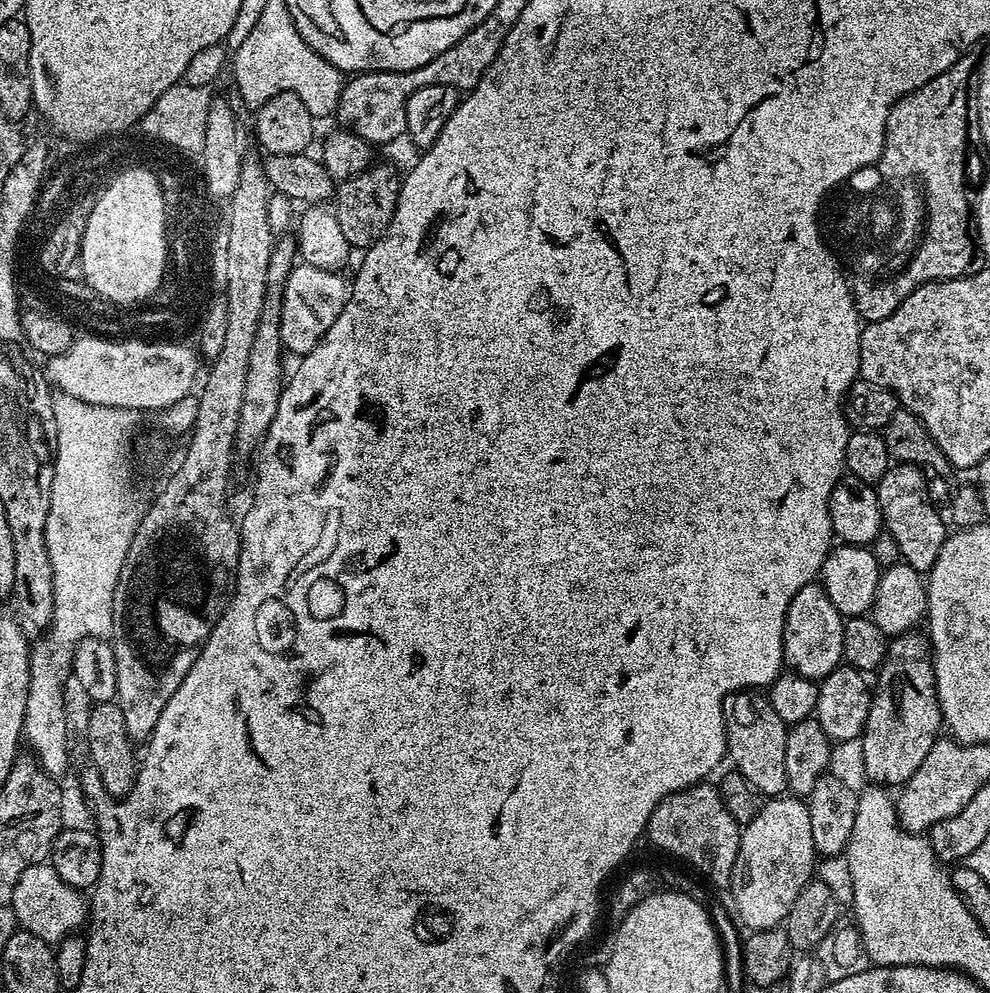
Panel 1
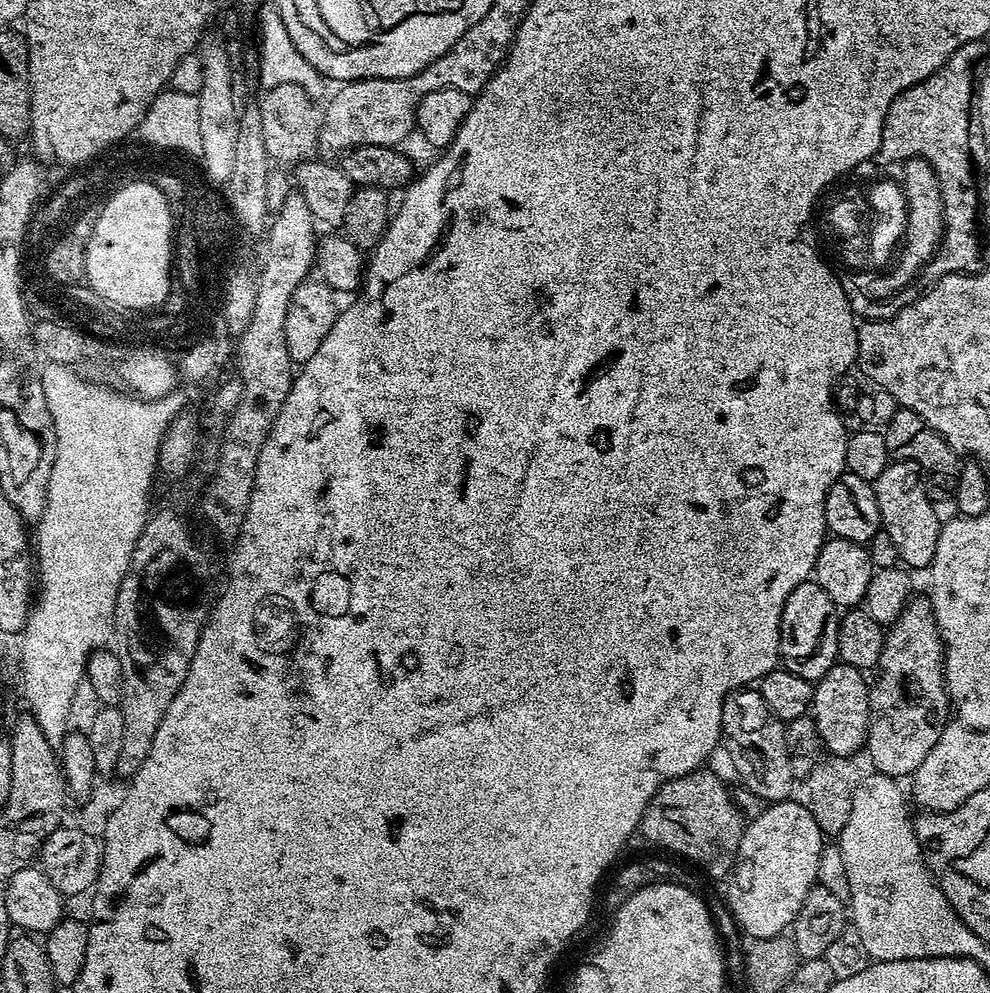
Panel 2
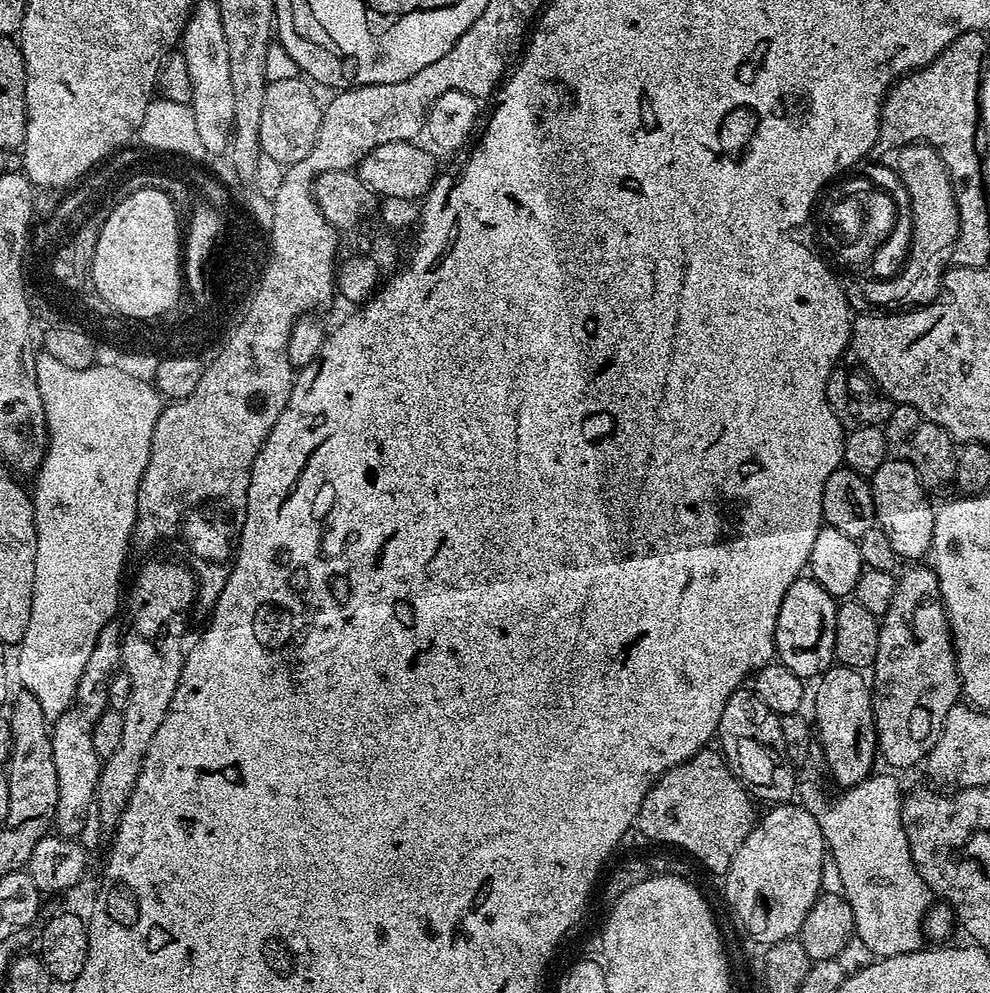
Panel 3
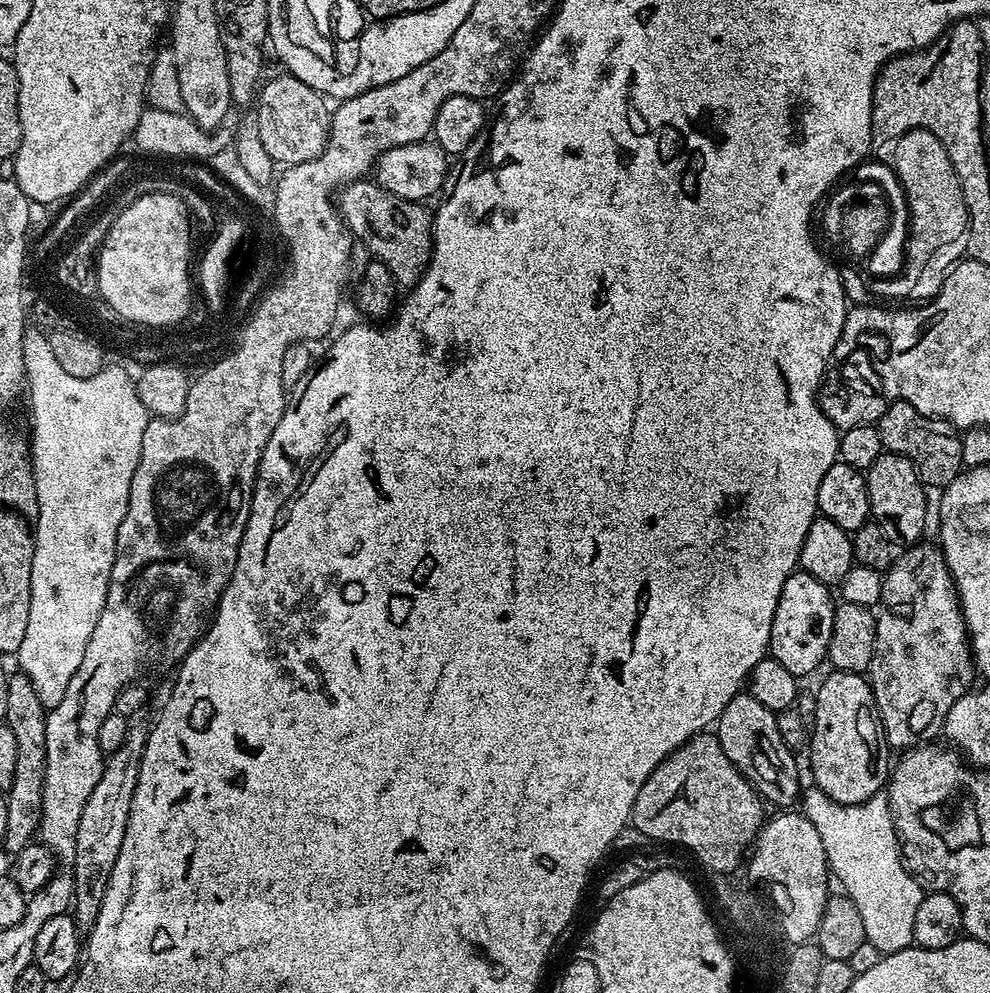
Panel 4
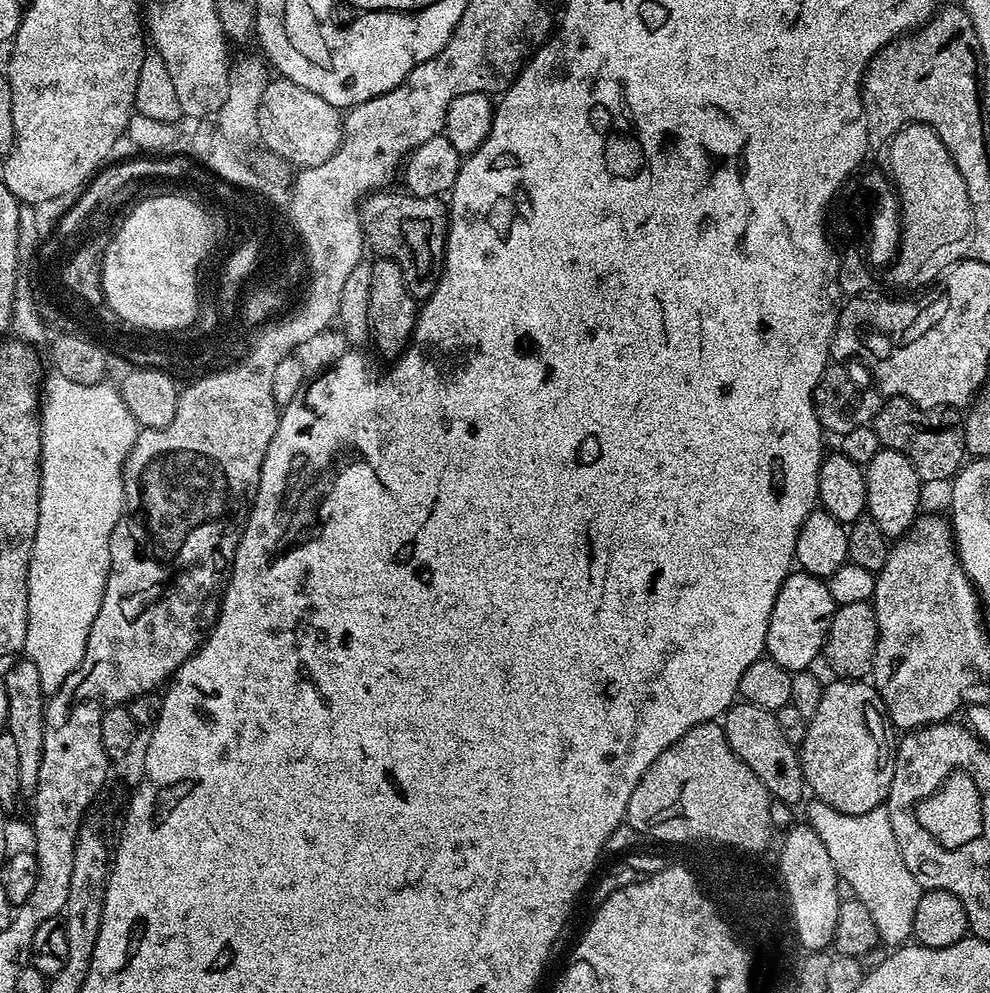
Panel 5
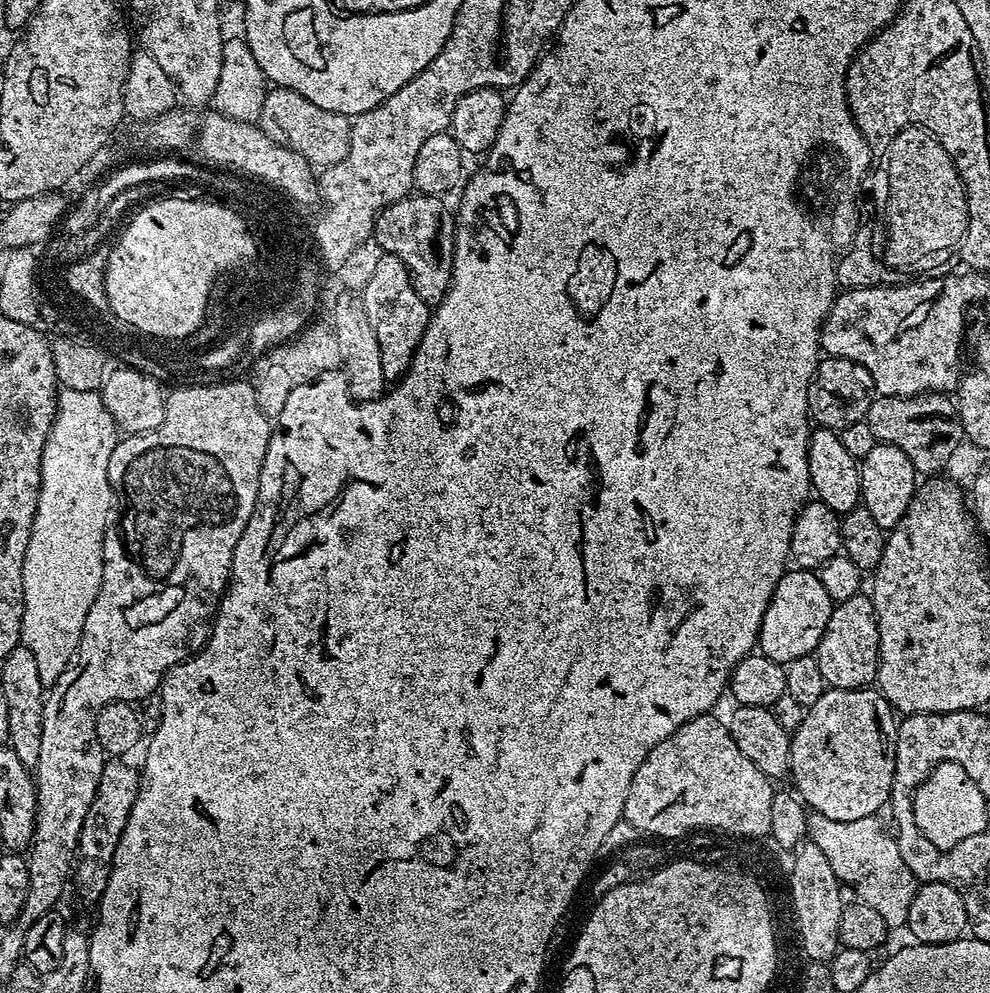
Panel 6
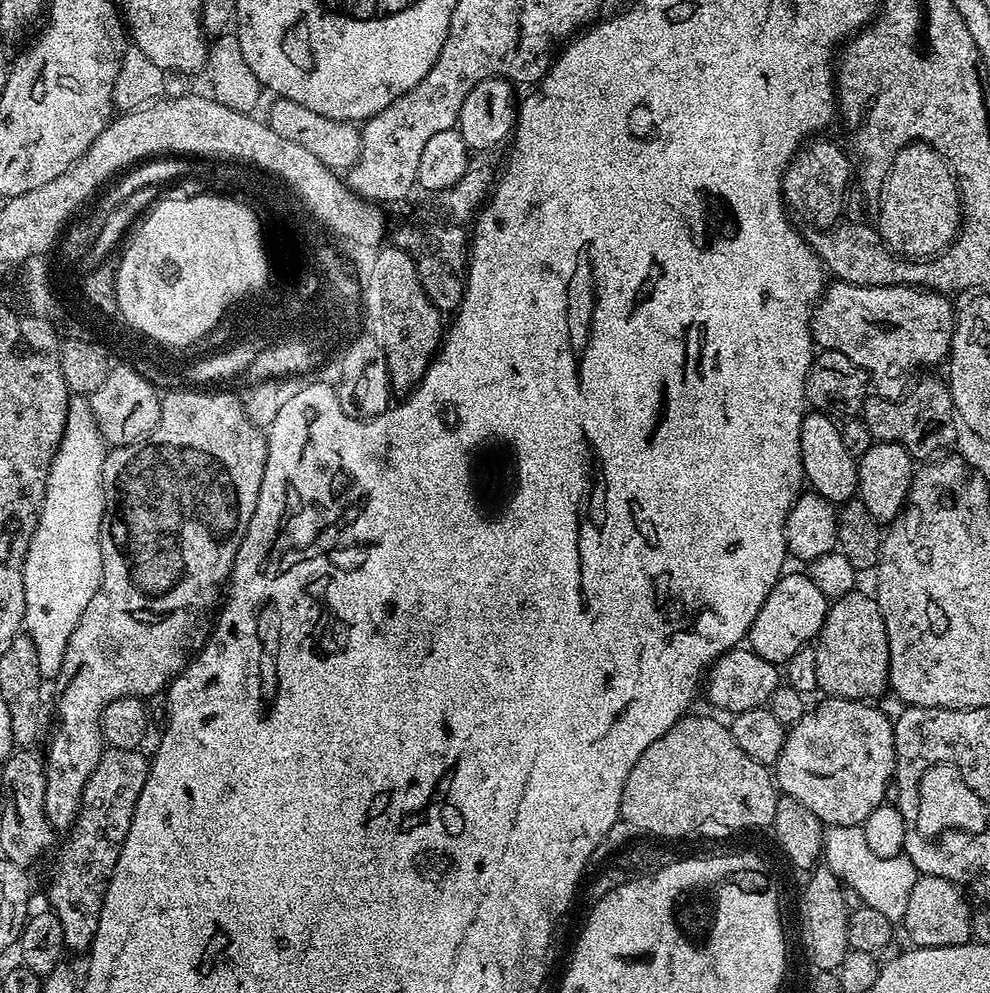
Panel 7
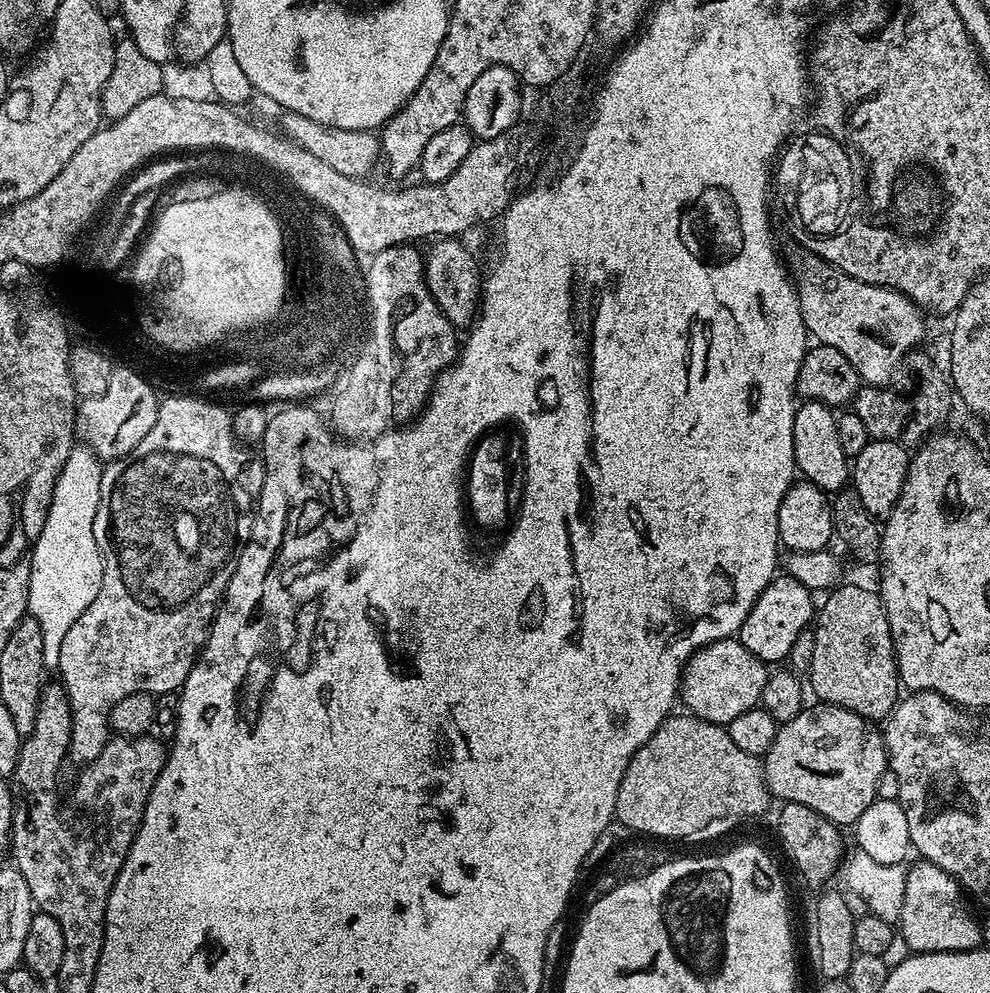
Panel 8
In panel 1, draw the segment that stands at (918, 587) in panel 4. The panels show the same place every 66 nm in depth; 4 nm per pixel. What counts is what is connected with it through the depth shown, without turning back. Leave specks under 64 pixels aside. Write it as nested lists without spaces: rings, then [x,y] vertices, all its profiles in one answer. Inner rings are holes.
[[[913,630],[895,637],[889,643],[888,656],[878,669],[878,675],[874,680],[874,691],[868,717],[864,723],[864,730],[859,737],[860,756],[864,759],[864,772],[869,776],[869,781],[880,786],[903,786],[906,781],[922,766],[922,758],[930,754],[930,746],[934,746],[942,732],[940,707],[936,697],[936,683],[934,682],[934,670],[932,669],[932,653],[930,641],[927,635]]]

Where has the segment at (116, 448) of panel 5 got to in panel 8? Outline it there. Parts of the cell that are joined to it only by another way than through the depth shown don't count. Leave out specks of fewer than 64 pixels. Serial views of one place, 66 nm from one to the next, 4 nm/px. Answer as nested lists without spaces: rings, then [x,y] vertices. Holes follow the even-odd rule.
[[[72,451],[58,474],[48,517],[30,553],[32,569],[28,579],[28,612],[42,630],[42,658],[48,670],[59,665],[62,642],[70,626],[78,622],[102,586],[104,557],[94,538],[101,471],[101,461],[93,452]]]

